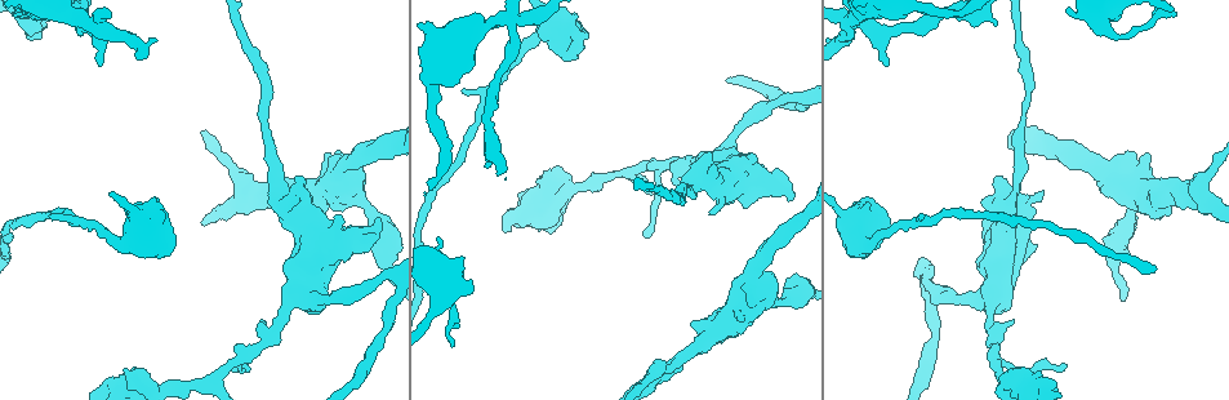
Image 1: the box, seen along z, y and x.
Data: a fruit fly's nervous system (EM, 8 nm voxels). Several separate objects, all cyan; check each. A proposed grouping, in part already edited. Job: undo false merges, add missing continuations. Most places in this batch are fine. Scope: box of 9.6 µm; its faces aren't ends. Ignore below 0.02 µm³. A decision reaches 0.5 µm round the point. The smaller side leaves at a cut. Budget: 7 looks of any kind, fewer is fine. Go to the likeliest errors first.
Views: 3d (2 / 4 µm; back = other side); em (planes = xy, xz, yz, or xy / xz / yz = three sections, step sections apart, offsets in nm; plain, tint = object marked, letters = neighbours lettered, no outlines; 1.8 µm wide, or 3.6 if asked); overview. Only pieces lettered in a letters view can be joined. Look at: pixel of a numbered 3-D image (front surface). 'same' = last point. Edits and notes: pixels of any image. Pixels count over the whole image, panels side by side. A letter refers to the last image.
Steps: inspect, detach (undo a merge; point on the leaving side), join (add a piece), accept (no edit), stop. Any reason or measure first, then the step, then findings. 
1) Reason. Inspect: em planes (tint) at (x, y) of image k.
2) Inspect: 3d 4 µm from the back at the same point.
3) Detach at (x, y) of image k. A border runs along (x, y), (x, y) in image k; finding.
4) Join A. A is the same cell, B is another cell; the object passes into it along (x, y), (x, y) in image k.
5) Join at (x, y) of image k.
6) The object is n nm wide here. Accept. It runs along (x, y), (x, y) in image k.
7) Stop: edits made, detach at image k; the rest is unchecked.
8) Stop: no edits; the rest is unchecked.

Thick turns thin. Inspect: 3d 2 µm from the back at (512, 20) of image 1.

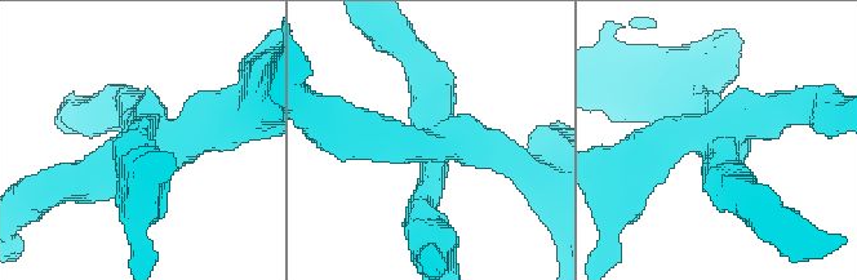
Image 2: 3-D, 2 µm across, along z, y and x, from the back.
Shape alone is not enough. Inspect: em planes (letters) at (437, 150) of image 2.

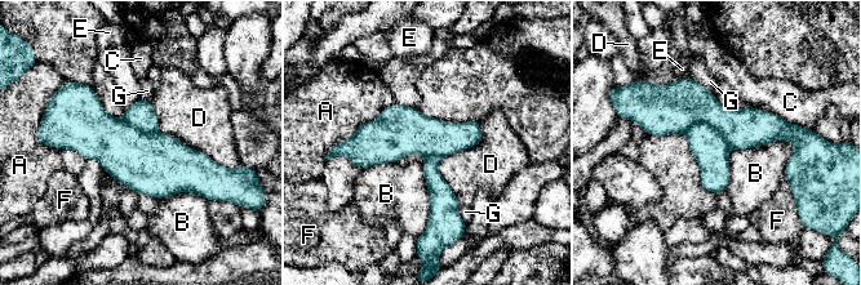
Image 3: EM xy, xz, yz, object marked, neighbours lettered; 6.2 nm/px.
Detach at (675, 107) of image 3. A, B, C, D, E, F and G are other cells; a border runs along (684, 132), (706, 123), (731, 148) in image 3; two neurons meet here.

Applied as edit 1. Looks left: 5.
See it whole again. Inspect: overview.

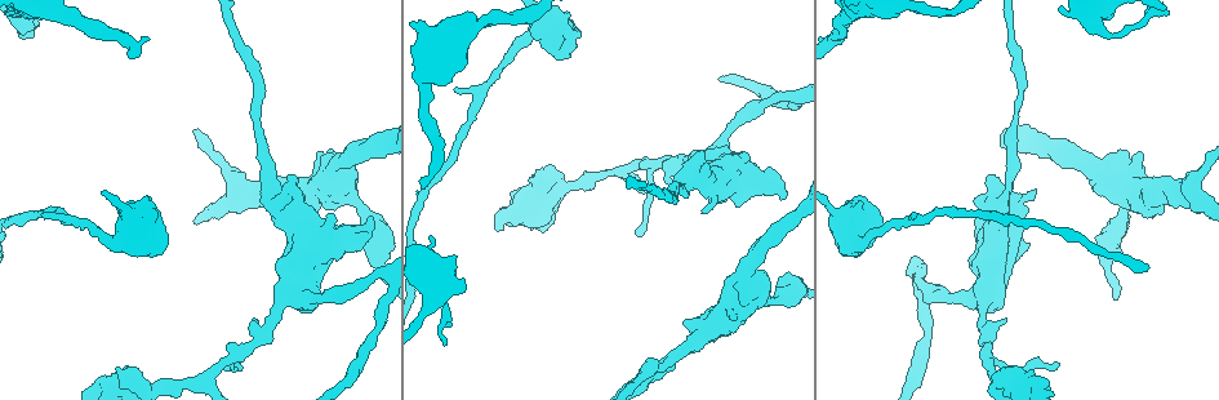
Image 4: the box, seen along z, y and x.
Calibre changes. Inspect: em 3.6 µm planes (letters) at (669, 360) of image 4.

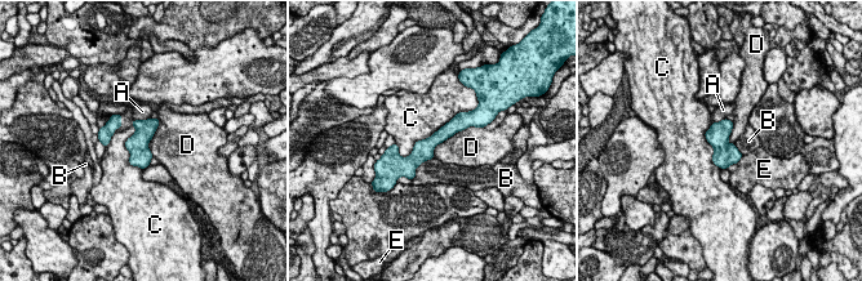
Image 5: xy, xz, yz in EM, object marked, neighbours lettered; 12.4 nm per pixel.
Accept. A, B, C, D and E are other cells; a border runs along (472, 125), (440, 142), (432, 156) in image 5; one neuron here.

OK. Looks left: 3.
Calibre changes. Inspect: em 3.6 µm planes (letters) at (1094, 19) of image 4.

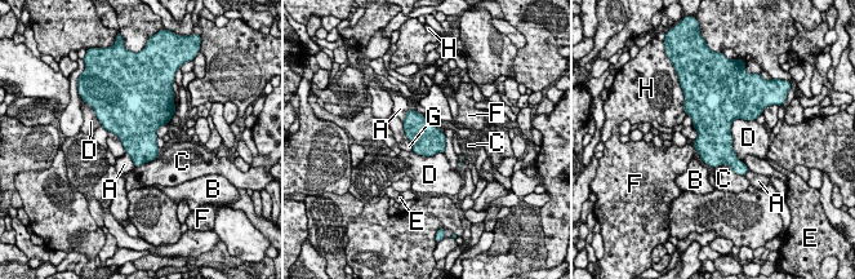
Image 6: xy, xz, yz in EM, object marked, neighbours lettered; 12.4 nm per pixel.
The object is 380 nm wide here. Accept. A, B, C, D, E, F, G and H are other cells; a border runs along (755, 119), (731, 125), (742, 162) in image 6; all the same neuron.

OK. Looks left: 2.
Stop: edits made, detach at image 3; the rest is unchecked.

